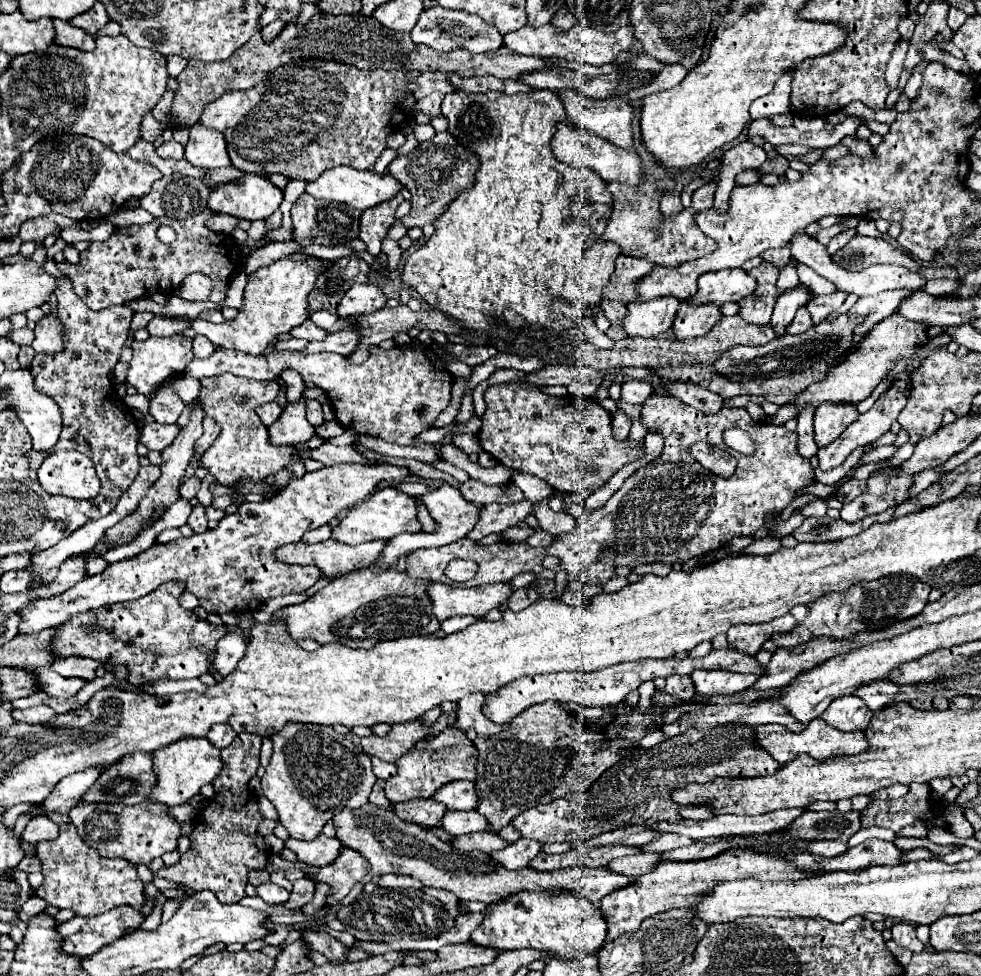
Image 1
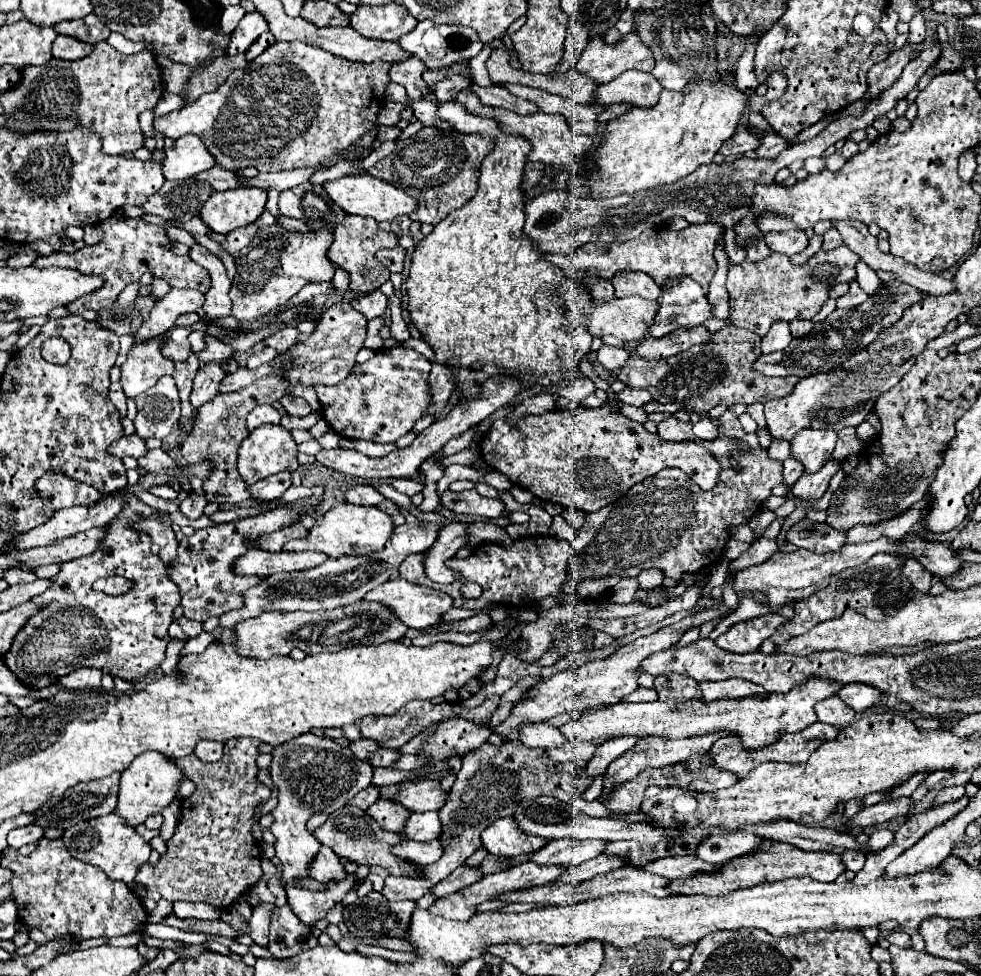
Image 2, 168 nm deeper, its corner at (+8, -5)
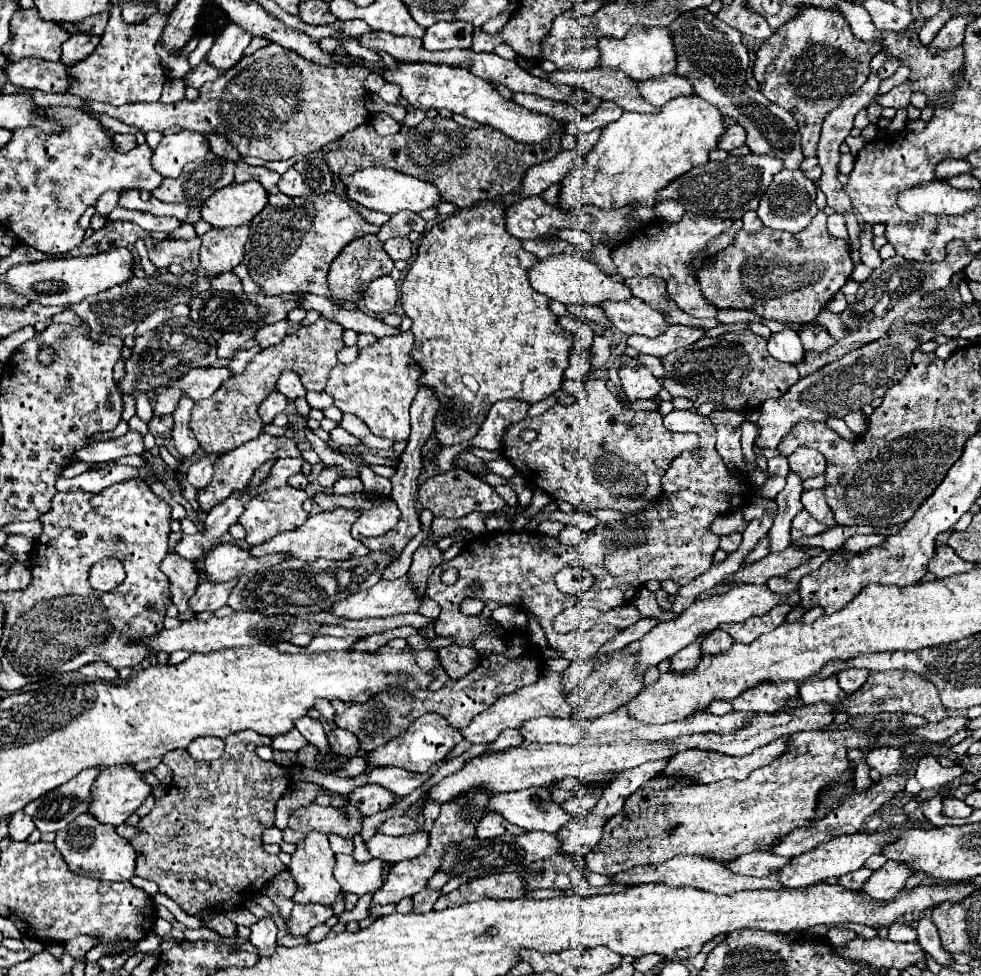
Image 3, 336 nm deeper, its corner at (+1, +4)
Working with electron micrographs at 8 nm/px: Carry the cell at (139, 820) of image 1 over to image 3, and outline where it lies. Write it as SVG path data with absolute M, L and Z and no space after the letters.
M93 814L77 816L67 828L57 832L55 846L67 860L69 868L77 874L99 878L99 880L131 880L135 876L135 860L137 852L129 840L121 838L111 824L101 824Z

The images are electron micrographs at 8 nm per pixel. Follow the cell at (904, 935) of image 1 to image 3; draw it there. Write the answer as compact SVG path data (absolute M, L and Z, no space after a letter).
M895 922L895 924L889 926L889 938L895 940L895 942L911 942L911 940L915 942L915 940L917 940L917 932L915 932L915 928L909 926L909 924L899 924L899 922Z

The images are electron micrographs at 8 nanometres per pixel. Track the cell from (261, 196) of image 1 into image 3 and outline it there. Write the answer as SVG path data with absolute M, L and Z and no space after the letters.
M251 180L245 184L229 184L217 190L201 208L201 216L215 228L243 226L253 220L267 206L265 188Z

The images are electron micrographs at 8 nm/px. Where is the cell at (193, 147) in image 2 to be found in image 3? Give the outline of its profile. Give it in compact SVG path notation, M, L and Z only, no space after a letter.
M181 130L177 134L163 136L151 162L163 178L177 178L185 164L205 158L209 152L209 140L203 134Z

